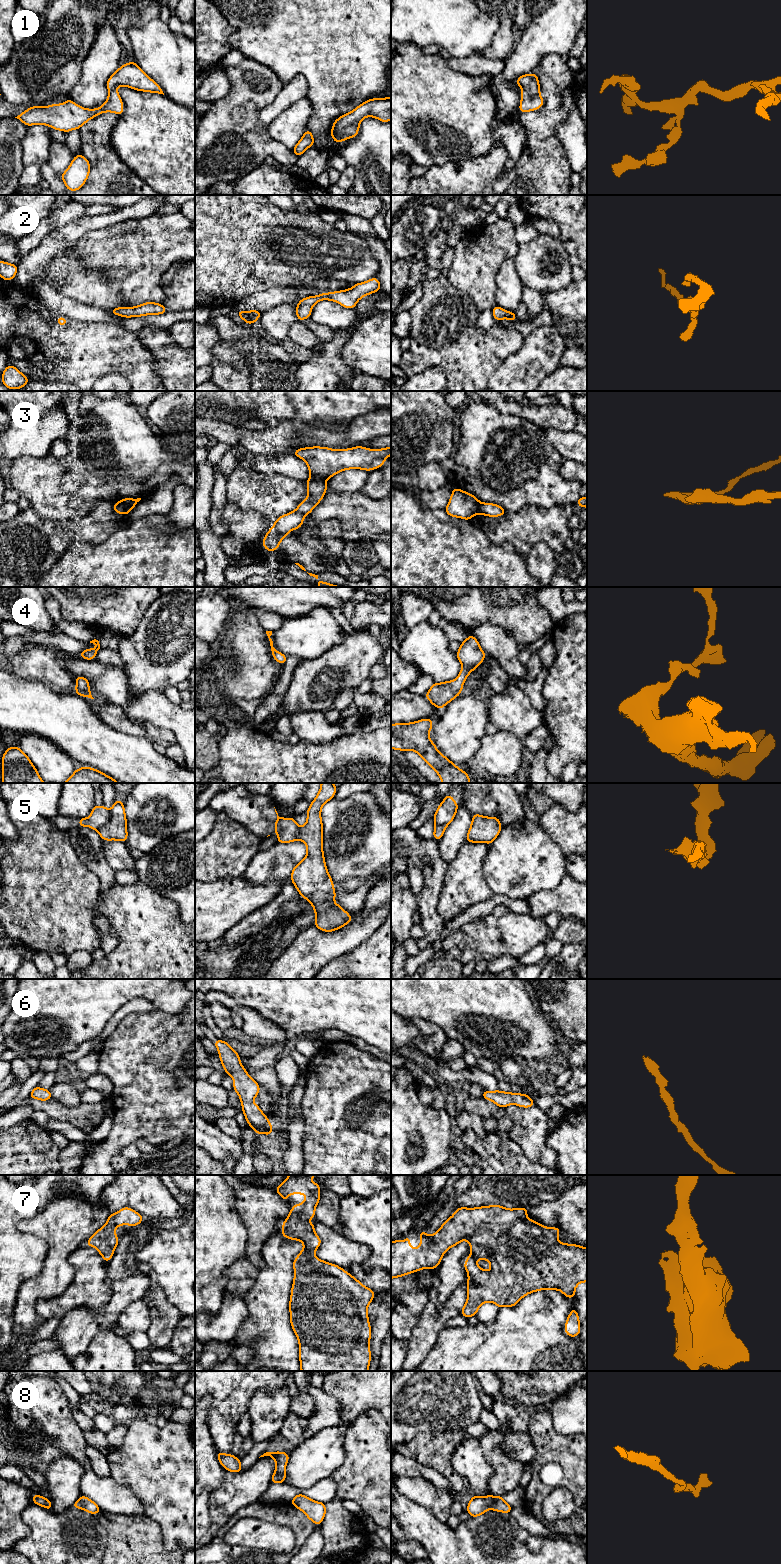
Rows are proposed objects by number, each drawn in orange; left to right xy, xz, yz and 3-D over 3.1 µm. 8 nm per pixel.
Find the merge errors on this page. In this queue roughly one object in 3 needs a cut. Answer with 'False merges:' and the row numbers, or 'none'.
False merges: 3, 5

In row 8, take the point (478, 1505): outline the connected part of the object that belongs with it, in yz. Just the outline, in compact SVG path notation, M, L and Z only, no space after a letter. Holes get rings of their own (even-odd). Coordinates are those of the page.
M472 1496L467 1506L467 1512L472 1518L484 1514L488 1509L503 1513L512 1511L512 1507L501 1496Z

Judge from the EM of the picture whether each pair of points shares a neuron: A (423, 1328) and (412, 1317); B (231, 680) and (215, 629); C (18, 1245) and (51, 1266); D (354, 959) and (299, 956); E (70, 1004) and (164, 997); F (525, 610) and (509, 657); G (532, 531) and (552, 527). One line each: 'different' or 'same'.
A: different
B: different
C: different
D: different
E: same
F: different
G: same

